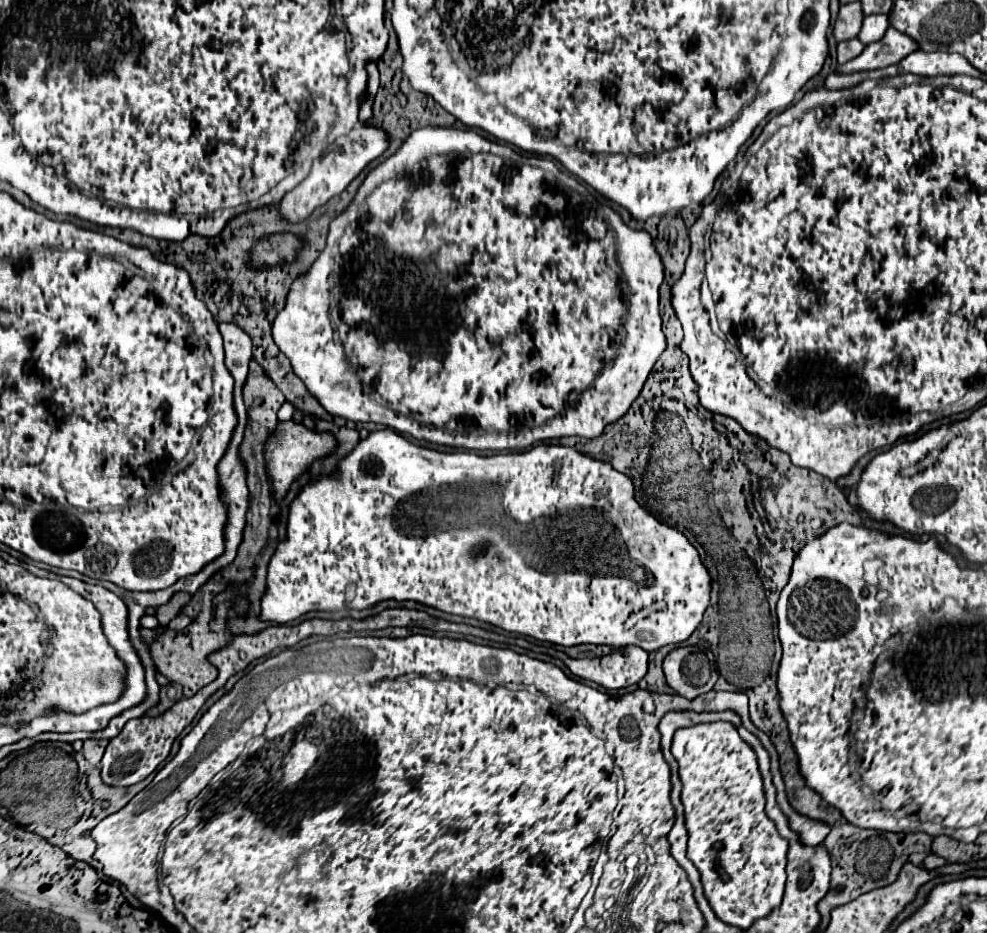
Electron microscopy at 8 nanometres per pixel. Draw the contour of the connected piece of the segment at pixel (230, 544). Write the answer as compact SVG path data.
M237 445L225 451L219 465L219 497L227 507L227 523L225 523L225 551L237 551L243 539L245 527L245 511L247 511L247 485L245 485L245 469L237 457Z

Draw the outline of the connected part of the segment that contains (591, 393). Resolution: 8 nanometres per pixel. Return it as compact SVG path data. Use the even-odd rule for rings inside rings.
M425 127L425 129L419 129L419 131L415 131L413 135L409 135L407 143L403 143L403 147L401 147L393 157L389 157L387 161L383 161L379 167L375 167L375 169L371 171L371 173L381 173L381 183L379 183L379 187L375 187L375 191L373 191L371 195L367 195L367 203L355 203L355 205L351 205L351 207L349 207L351 215L347 213L347 217L345 217L345 213L341 213L341 215L331 223L325 251L323 251L321 257L313 263L311 271L309 271L305 277L299 277L299 279L293 283L293 287L291 287L291 291L289 291L289 295L287 295L287 305L285 305L285 309L279 311L279 315L277 315L275 321L273 321L273 339L275 339L277 347L287 355L287 359L289 359L291 365L293 365L295 375L305 383L305 387L309 389L309 393L315 395L317 401L319 401L331 415L339 415L339 417L345 417L345 419L349 419L349 421L373 421L373 423L381 423L381 425L391 427L391 429L399 431L399 433L403 433L403 435L411 435L411 437L415 437L415 439L425 439L425 441L437 443L437 445L465 447L465 449L527 449L527 447L531 447L533 443L543 441L543 439L549 439L549 437L565 437L565 435L577 435L577 437L585 437L585 439L599 437L599 435L603 433L603 429L605 429L607 423L613 423L613 421L617 421L621 415L627 413L627 409L631 407L631 403L633 403L635 397L639 395L639 391L641 391L641 387L643 387L643 383L645 383L649 371L653 369L657 357L659 357L659 355L665 351L665 347L667 347L665 335L663 335L663 331L661 331L661 317L659 317L659 285L661 285L661 281L663 281L663 263L661 263L661 259L659 259L659 255L657 255L657 251L655 251L655 247L651 247L651 237L647 235L647 231L633 231L633 229L629 229L629 227L623 223L621 216L613 210L610 210L610 219L605 219L605 217L601 215L601 211L599 211L597 199L589 193L589 189L587 189L583 183L579 183L577 179L573 179L571 175L559 171L553 161L531 155L531 157L527 157L527 159L531 159L531 163L511 163L511 157L513 157L513 155L515 155L515 153L513 153L509 147L499 145L499 143L493 143L493 141L485 139L483 135L471 131L471 129L465 129L465 131L455 129L455 127ZM337 243L339 243L339 261L337 261L337 263L339 263L339 265L337 265L337 269L339 269L337 273L339 273L339 275L337 275L337 285L341 287L341 293L339 293L339 321L335 323L335 329L333 329L333 327L331 327L331 319L329 319L329 297L331 297L331 273L333 273L333 269L335 269L335 255L338 254ZM619 267L621 267L621 271L623 271L623 287L625 287L625 289L623 289L623 295L619 288L619 281L621 281L621 271L619 271ZM623 329L627 331L627 335L633 337L633 341L623 341Z

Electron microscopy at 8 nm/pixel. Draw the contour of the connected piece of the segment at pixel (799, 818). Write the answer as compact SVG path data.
M771 767L773 773L773 783L777 789L777 803L779 807L785 811L791 827L795 827L795 831L799 831L799 837L805 845L817 845L823 843L823 839L827 837L829 831L829 823L821 821L821 819L811 819L807 815L799 815L791 803L787 801L787 793L785 793L785 785L783 785L783 775L779 771L779 767Z

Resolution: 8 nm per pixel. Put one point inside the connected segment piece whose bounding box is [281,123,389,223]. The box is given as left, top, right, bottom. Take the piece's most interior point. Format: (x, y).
(343, 160)

